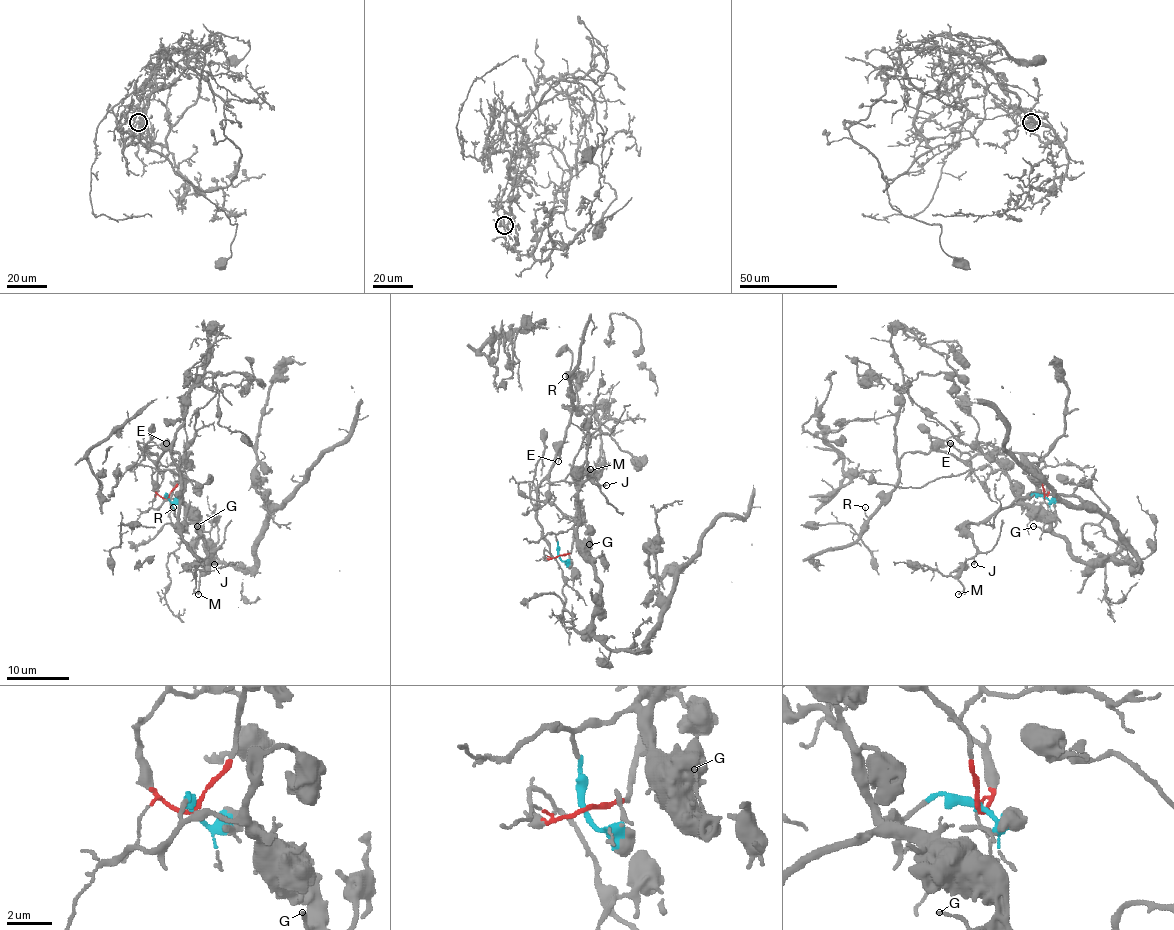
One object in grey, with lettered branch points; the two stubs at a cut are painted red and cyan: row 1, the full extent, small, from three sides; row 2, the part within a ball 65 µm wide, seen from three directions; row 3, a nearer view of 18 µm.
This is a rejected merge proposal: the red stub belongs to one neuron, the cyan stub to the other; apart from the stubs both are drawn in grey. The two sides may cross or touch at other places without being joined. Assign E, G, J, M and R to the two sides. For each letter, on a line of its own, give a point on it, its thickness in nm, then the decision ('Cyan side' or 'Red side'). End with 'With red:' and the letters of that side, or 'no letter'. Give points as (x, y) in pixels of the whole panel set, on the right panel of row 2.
E: Place: (950, 443). Thickness 150 nm. Red side
G: Place: (1033, 526). Thickness 120 nm. Cyan side
J: Place: (974, 564). Thickness 200 nm. Cyan side
M: Place: (958, 594). Thickness 100 nm. Cyan side
R: Place: (865, 507). Thickness 110 nm. Red side
With red: E, R

